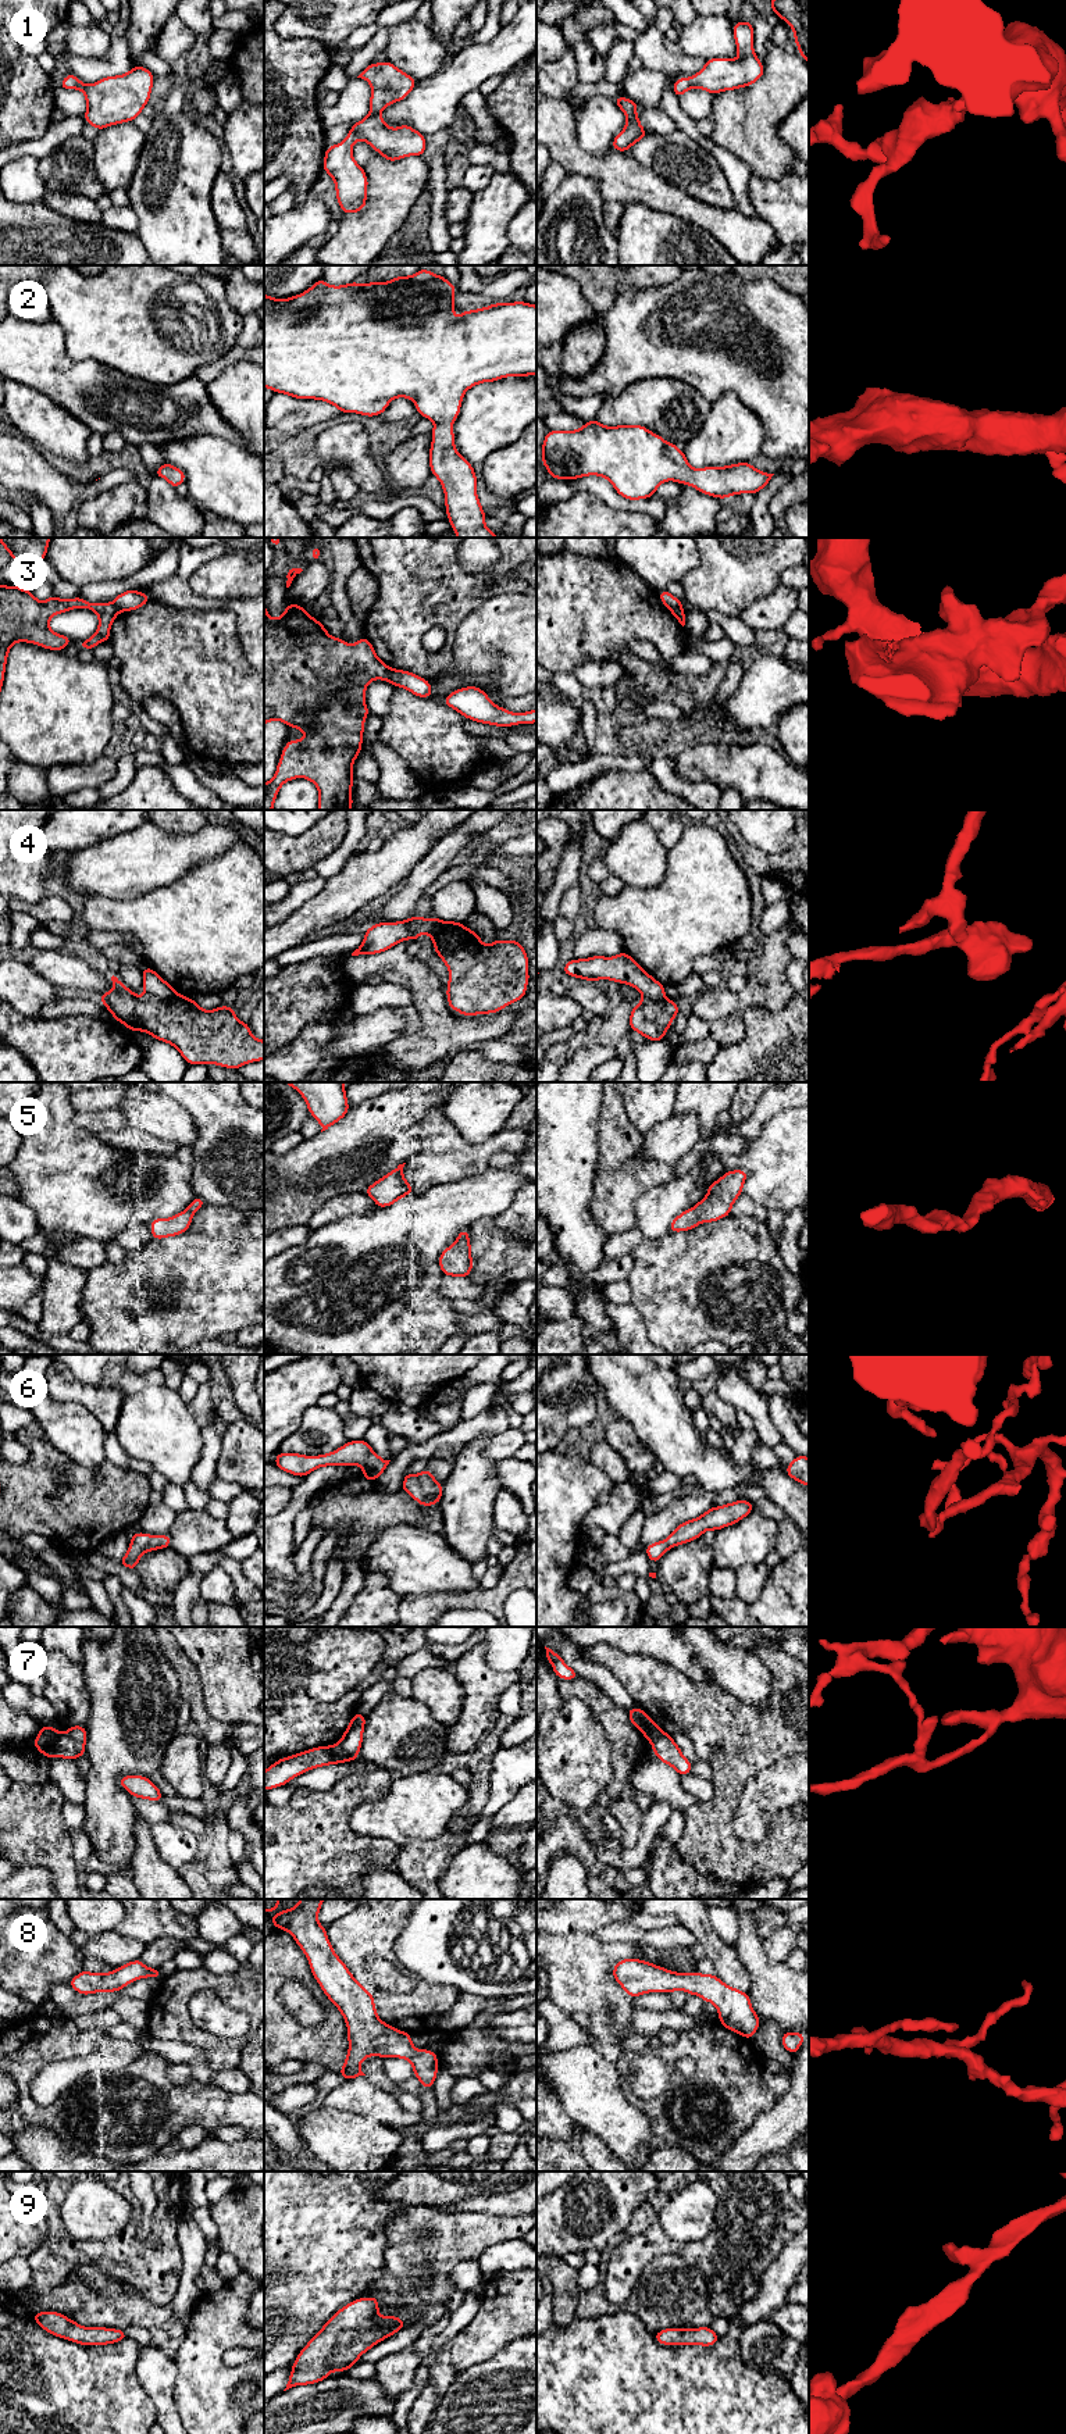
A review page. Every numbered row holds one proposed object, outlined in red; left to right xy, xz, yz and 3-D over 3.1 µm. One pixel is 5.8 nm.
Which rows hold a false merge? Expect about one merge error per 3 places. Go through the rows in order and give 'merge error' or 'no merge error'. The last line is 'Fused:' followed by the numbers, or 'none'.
1: no merge error
2: no merge error
3: merge error
4: merge error
5: no merge error
6: no merge error
7: merge error
8: no merge error
9: no merge error
Fused: 3, 4, 7

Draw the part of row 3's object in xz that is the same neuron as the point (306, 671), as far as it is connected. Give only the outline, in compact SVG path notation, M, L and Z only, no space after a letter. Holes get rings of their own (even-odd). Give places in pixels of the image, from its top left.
M289 602L284 614L272 620L264 604L264 725L277 720L307 734L303 739L288 740L281 752L274 778L264 784L264 810L272 810L279 788L295 778L306 778L317 786L317 810L352 809L352 765L361 752L364 720L370 714L366 689L374 679L391 682L391 674L366 636L357 643L345 643L342 638L331 636L324 624L311 617L306 607Z

